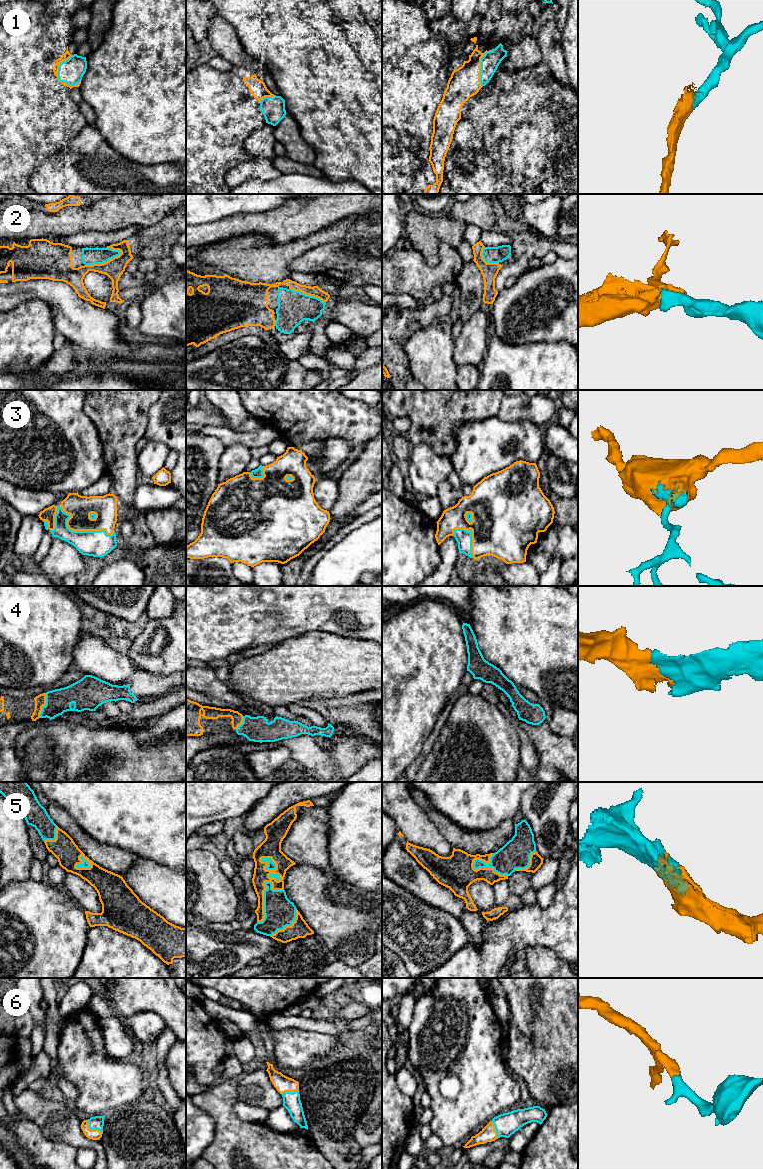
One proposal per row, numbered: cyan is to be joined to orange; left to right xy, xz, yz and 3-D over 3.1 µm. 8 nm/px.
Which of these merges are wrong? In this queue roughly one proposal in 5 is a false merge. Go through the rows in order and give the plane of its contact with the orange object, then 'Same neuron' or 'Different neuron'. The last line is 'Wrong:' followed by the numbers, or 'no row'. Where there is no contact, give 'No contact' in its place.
1: Touches orange in xy. Same neuron
2: Touches orange in xy. Same neuron
3: Touches orange in xy. Same neuron
4: Touches orange in xy. Same neuron
5: Touches orange in xz. Same neuron
6: Touches orange in xy. Same neuron
Wrong: no row

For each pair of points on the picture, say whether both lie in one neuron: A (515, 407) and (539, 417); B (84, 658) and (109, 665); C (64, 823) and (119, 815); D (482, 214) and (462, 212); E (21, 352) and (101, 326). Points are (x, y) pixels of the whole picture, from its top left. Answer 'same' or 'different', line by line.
A: same
B: same
C: different
D: same
E: different

